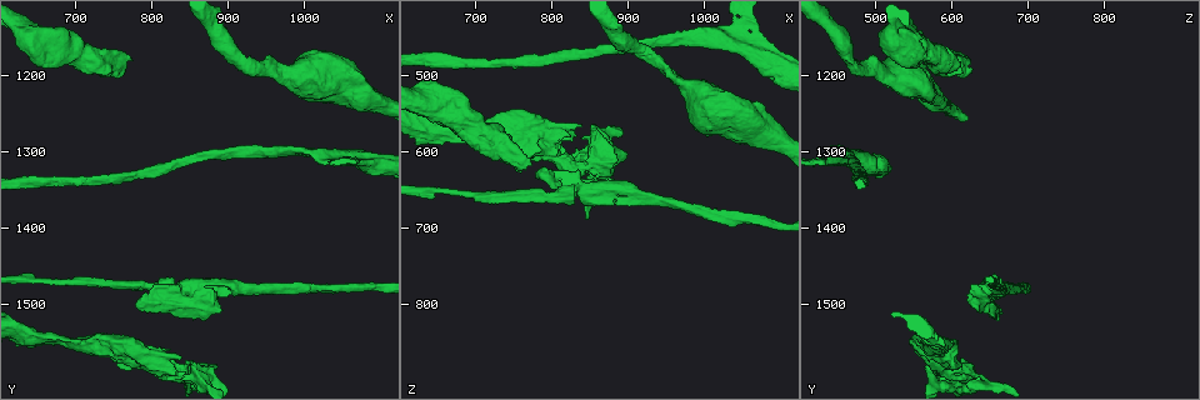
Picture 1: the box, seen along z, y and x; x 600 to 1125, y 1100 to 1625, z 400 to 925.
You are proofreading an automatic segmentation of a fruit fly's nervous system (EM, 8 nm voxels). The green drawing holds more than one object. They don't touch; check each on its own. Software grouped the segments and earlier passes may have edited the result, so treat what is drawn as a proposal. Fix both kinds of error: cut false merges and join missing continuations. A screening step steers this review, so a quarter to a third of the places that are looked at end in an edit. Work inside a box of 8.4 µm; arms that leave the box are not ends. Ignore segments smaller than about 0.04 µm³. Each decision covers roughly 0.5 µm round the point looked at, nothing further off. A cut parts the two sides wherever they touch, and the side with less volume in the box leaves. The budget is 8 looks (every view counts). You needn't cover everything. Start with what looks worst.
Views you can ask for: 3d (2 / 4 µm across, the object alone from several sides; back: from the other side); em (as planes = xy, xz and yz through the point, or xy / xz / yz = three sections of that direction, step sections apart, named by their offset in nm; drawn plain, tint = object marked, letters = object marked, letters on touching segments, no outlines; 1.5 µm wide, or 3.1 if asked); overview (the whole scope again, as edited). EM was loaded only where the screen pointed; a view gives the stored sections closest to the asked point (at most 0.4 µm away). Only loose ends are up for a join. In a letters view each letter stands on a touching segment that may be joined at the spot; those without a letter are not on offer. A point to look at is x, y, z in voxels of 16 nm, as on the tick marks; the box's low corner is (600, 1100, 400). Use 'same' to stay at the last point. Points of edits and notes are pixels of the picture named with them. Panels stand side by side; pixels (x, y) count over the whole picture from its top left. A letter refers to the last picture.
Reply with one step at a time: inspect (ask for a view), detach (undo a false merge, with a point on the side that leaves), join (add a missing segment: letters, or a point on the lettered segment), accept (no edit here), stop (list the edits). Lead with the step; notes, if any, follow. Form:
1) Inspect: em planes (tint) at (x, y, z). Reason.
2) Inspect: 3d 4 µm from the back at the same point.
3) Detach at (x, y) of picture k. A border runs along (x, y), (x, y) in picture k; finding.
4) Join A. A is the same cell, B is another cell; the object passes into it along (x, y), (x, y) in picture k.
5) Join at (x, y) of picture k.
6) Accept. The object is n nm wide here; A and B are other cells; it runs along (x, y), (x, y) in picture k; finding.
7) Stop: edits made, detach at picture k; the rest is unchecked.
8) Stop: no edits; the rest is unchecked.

Inspect: em planes (letters) at (770, 1175, 615). An open end.

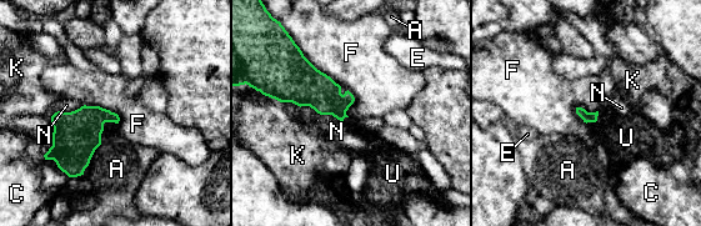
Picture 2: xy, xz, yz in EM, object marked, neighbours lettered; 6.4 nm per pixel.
Join U. U is the same cell, A, C, E, F, K and N are other cells; it goes on there.

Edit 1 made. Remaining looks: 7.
Inspect: overview.

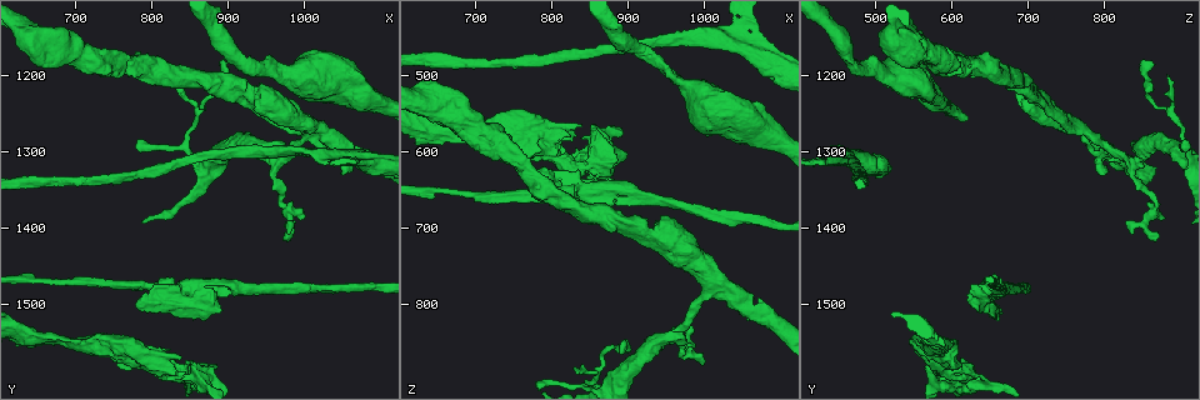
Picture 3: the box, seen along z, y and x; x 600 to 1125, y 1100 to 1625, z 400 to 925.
Inspect: 3d 4 µm at (880, 1510, 665). Free end.

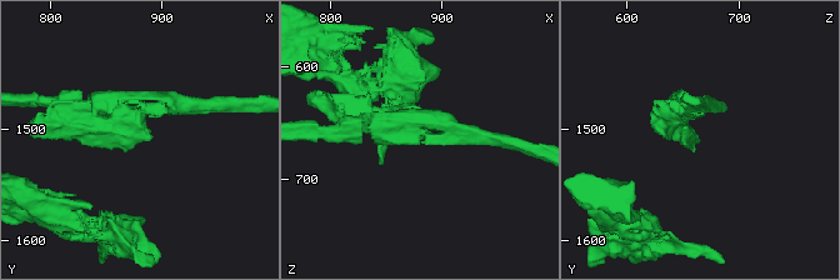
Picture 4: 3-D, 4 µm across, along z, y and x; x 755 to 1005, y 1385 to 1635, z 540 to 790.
Inspect: em planes (letters) at (880, 1514, 664). Need the tissue.

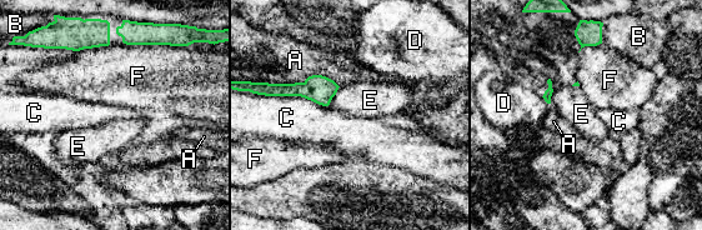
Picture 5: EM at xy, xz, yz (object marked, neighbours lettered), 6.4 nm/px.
Accept. A, B, C, D, E and F are other cells; a border runs along (339, 86), (327, 106) in picture 5; no lettered segment goes on from it.

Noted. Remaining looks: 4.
Inspect: 3d 2 µm at (1075, 1315, 435). Free end.

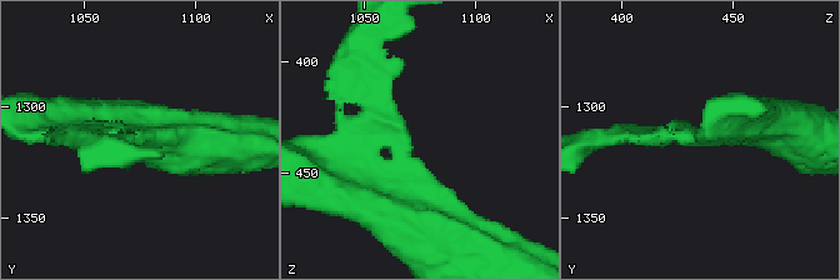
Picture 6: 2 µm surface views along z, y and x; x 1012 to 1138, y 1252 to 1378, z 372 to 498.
Inspect: em planes (letters) at the same point.

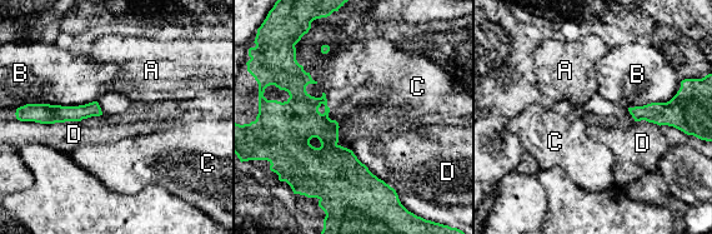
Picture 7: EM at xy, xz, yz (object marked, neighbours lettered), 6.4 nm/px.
Accept. The longest contact is with B, 440 nm; A, B, C and D are other cells; a border runs along (96, 100), (78, 105), (29, 104) in picture 7; no lettered segment goes on from it.

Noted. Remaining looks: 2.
Stop: edits made, join at picture 2; the rest is unchecked.

